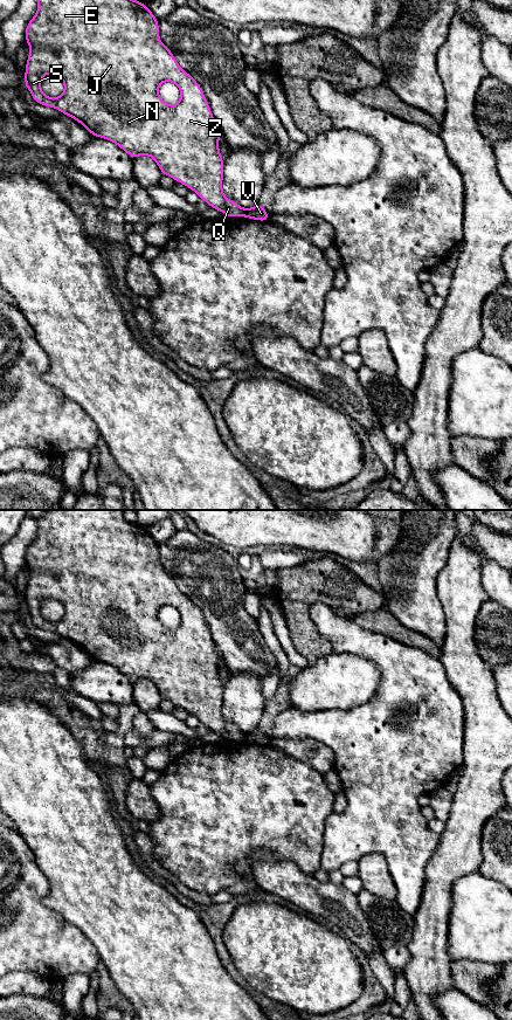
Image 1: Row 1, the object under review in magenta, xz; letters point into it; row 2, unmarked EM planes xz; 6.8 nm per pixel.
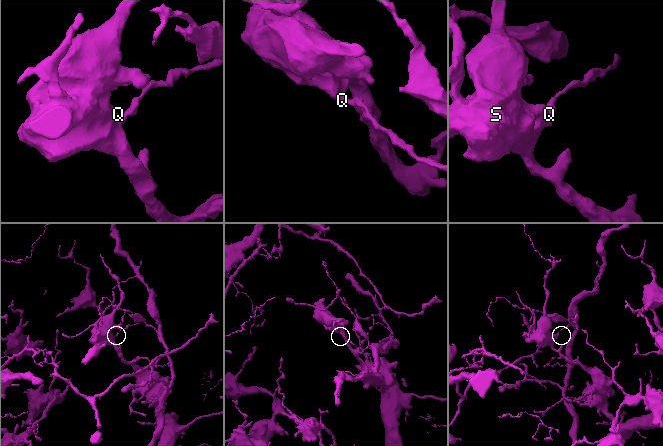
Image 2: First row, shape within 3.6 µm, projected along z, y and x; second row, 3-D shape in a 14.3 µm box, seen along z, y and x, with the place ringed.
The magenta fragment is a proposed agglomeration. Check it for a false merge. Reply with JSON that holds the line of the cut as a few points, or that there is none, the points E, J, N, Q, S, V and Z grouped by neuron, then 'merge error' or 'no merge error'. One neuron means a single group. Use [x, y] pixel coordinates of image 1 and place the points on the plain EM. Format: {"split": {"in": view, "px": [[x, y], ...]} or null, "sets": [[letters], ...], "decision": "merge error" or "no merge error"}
{"split": {"in": "xz", "px": [[247, 734], [243, 739]]}, "sets": [["E", "J", "N", "Q", "S", "Z"], ["V"]], "decision": "merge error"}

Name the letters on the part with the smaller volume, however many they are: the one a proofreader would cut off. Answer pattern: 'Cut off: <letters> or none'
Cut off: V

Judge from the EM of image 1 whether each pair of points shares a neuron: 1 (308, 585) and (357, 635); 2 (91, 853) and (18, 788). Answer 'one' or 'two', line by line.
1: two
2: one

